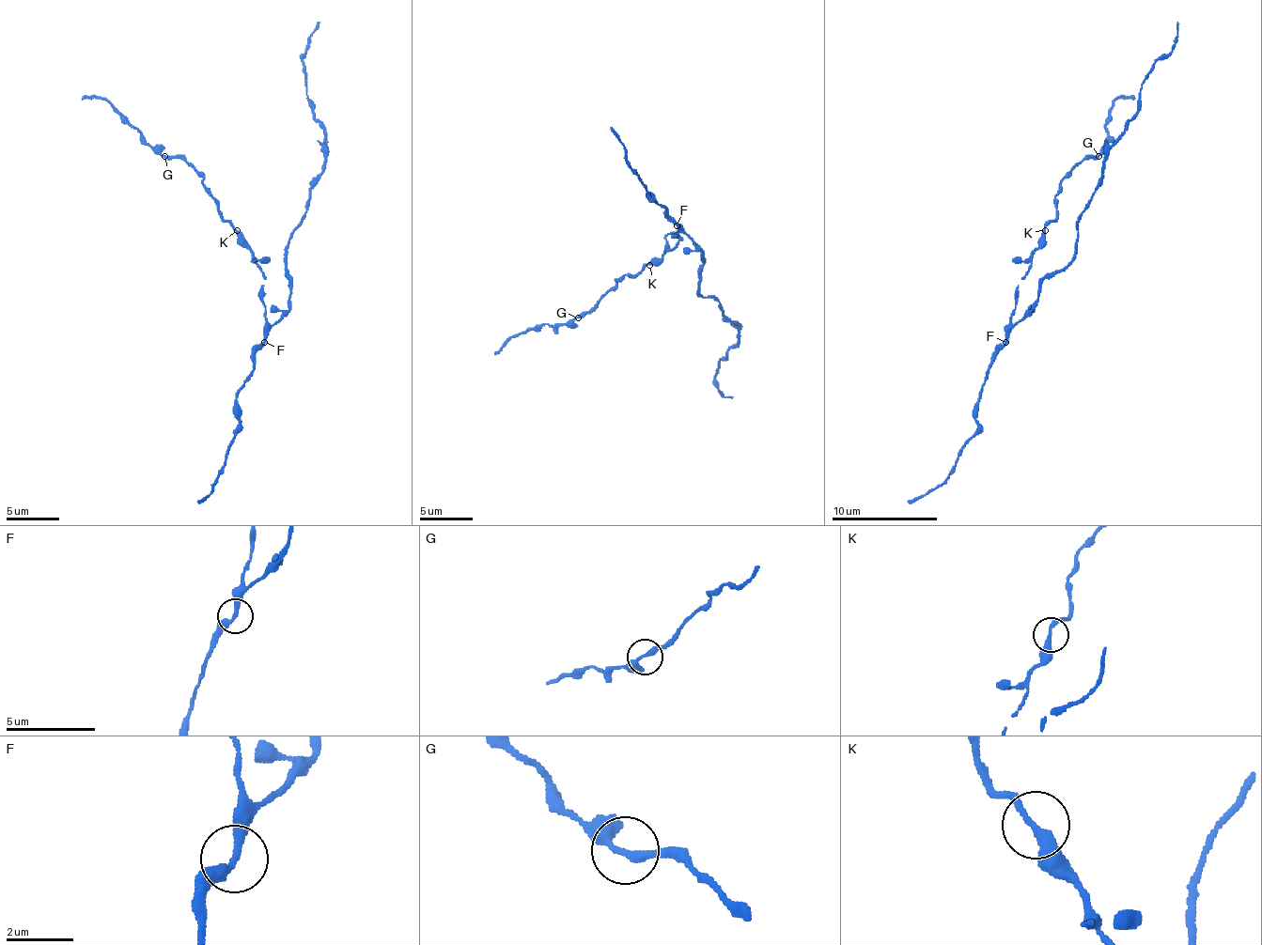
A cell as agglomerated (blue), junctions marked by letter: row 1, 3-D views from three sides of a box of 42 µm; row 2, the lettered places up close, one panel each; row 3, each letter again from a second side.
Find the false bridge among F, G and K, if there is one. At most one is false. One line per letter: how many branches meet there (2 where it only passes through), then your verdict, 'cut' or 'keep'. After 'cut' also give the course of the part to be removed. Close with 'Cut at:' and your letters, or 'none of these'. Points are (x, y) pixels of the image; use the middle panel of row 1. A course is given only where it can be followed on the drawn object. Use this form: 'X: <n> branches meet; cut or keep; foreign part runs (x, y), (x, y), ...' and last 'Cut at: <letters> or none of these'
F: 2 branches meet; keep
G: 2 branches meet; keep
K: 2 branches meet; keep
Cut at: none of these

